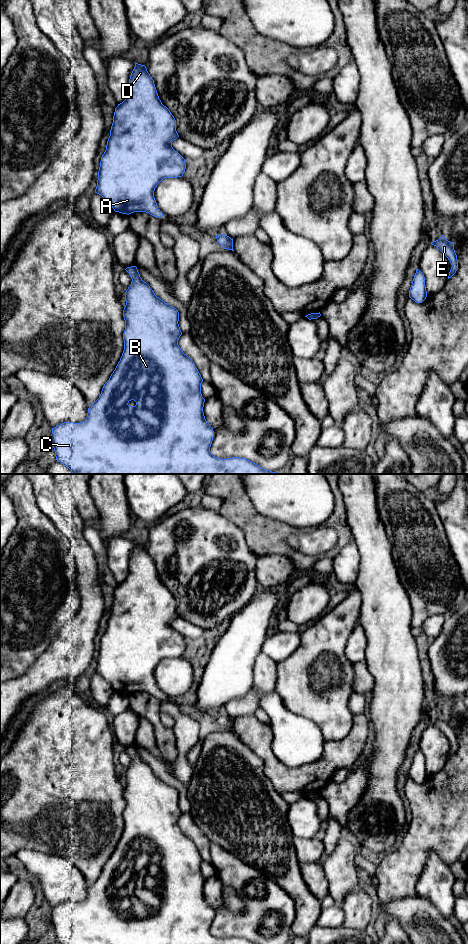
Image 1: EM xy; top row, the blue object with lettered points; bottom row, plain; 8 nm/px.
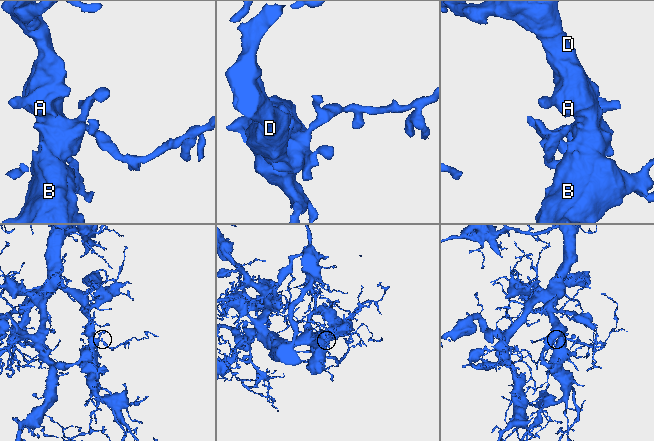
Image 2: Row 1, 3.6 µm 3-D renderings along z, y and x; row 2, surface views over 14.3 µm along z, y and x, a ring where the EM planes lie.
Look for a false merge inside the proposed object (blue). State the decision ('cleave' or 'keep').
keep

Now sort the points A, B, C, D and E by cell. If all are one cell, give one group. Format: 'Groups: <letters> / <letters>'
Groups: A B C D E

